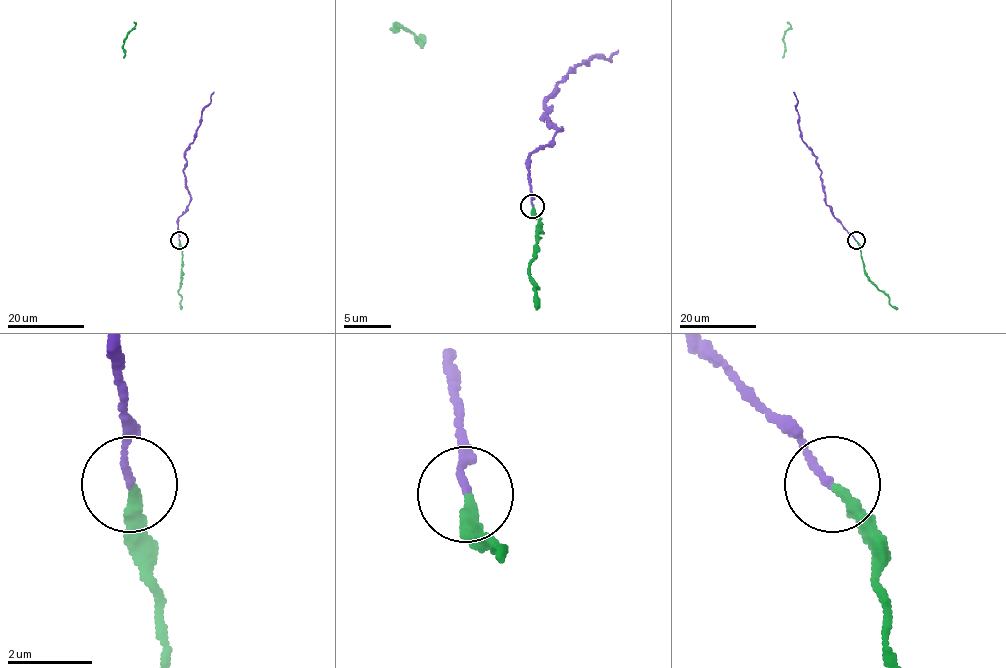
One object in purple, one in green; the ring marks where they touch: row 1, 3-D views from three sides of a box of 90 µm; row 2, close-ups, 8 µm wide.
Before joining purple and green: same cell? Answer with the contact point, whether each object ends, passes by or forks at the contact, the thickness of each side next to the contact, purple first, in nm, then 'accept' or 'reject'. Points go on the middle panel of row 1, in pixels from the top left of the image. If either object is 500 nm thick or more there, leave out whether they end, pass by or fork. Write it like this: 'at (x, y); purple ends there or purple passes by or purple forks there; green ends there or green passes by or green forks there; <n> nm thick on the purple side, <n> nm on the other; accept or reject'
at (532, 206); purple ends there; green ends there; 160 nm thick on the purple side, 280 nm on the other; accept

